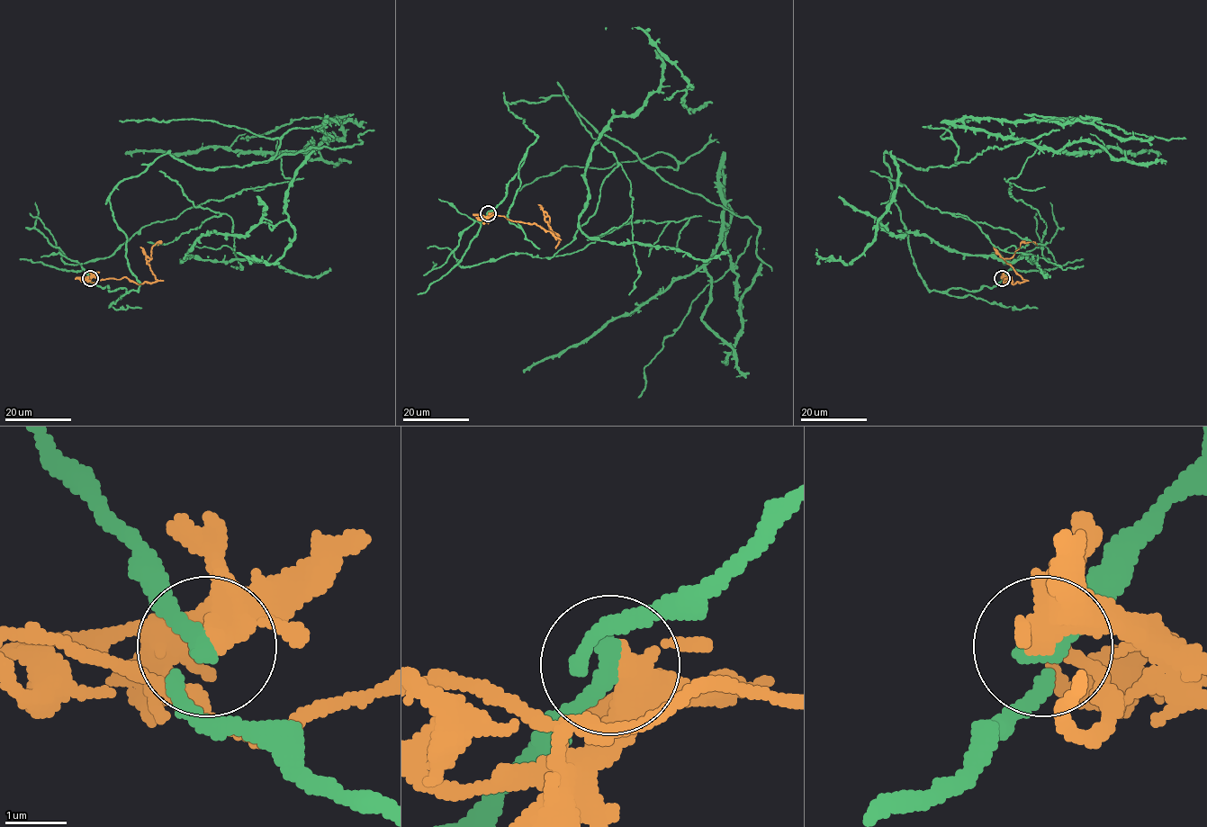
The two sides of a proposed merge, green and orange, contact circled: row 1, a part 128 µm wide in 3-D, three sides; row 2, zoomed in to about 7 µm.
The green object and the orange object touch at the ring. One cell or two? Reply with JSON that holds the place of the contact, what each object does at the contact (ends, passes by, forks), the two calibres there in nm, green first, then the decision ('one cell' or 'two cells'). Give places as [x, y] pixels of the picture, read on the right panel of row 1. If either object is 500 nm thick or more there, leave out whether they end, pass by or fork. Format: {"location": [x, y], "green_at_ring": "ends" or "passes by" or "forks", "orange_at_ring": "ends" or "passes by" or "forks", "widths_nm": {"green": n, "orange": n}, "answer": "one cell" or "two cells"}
{"location": [1002, 278], "green_at_ring": "passes by", "orange_at_ring": "forks", "widths_nm": {"green": 280, "orange": 320}, "answer": "two cells"}

